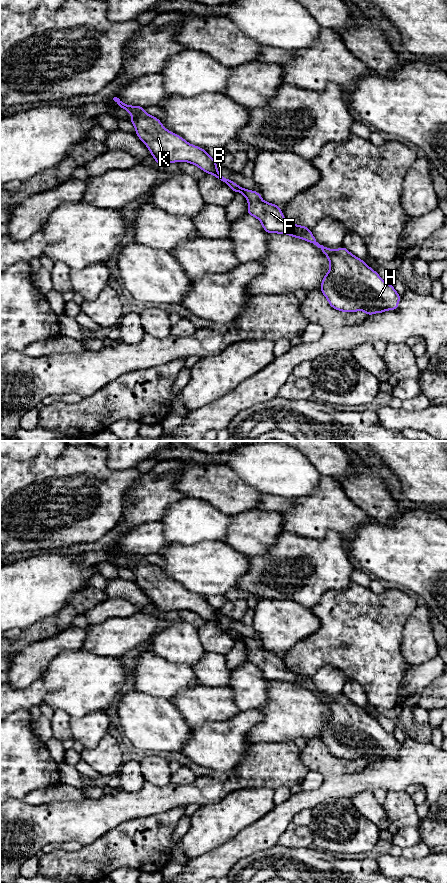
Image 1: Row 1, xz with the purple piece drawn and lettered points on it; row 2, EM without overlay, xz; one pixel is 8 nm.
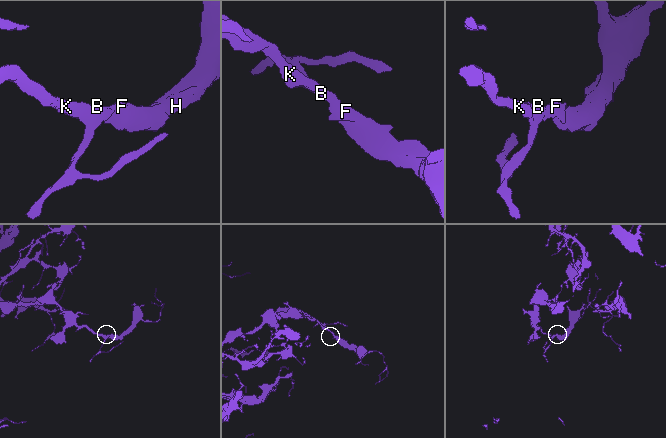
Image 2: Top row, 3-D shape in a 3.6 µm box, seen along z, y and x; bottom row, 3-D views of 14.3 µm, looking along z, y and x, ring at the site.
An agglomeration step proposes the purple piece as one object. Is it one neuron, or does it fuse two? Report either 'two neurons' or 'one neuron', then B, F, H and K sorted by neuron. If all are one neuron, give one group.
one neuron; B F H K

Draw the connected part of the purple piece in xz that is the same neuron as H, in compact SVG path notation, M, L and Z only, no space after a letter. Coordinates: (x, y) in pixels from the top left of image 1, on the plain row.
M117 545L113 548L132 563L130 569L136 576L135 582L147 594L156 612L185 609L196 613L226 631L235 641L242 641L249 651L247 662L259 667L268 682L288 682L320 696L330 711L320 739L332 756L351 761L362 758L368 764L398 756L401 744L394 734L386 732L376 719L344 694L331 698L320 693L310 676L286 668L278 653L263 649L260 641L244 637L223 625L216 615L217 609L208 603L207 598L189 592L182 585L166 578L158 566L144 559L144 555L124 552Z

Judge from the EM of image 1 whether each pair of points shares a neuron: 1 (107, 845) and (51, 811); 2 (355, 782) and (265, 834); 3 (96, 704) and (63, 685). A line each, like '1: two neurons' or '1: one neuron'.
1: two neurons
2: one neuron
3: one neuron

